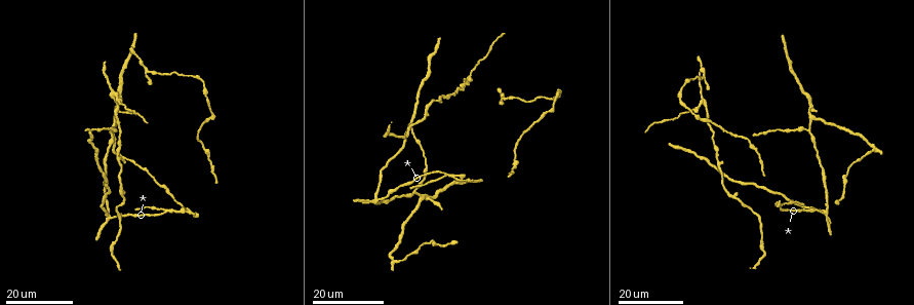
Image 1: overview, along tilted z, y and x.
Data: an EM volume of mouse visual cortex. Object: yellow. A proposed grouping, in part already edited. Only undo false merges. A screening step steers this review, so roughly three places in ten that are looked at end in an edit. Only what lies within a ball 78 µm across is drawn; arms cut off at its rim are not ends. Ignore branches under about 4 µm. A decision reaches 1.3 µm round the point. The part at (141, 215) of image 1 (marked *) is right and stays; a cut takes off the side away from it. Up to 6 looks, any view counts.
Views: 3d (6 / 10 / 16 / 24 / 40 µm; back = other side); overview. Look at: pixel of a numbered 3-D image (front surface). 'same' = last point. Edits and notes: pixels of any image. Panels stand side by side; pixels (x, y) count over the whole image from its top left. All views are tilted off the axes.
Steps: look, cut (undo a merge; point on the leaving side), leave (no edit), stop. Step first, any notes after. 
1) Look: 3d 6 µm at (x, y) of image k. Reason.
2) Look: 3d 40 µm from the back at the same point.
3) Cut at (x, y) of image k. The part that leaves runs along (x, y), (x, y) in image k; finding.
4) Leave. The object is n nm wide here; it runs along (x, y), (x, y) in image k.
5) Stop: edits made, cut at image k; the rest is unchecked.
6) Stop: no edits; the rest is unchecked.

Look: 3d 24 µm at (788, 204) of image 1. Sudden change in width.

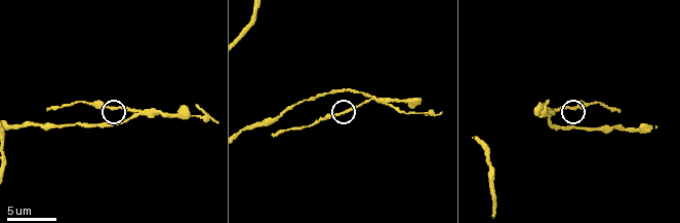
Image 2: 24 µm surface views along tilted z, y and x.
Look: 3d 10 µm at (340, 115) of image 2.

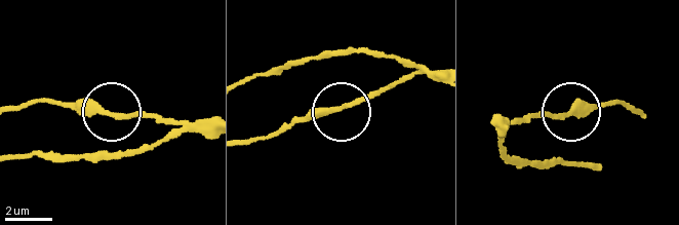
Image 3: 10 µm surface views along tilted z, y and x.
Look: 3d 10 µm from the back at (570, 114) of image 3. Other side.

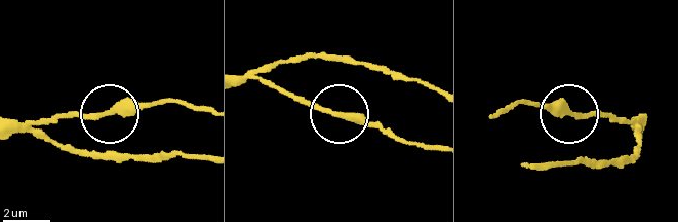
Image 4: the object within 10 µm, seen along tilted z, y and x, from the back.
Leave. The object is 230 nm wide here; it runs along (204, 157), (79, 151), (43, 127), (163, 101) in image 4; one neuron here.

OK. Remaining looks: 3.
Look: 3d 24 µm at (377, 200) of image 1. Thin arm on a thick one.

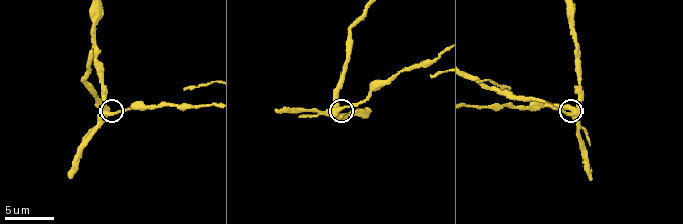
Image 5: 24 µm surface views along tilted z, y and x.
Look: 3d 6 µm at (572, 106) of image 5.

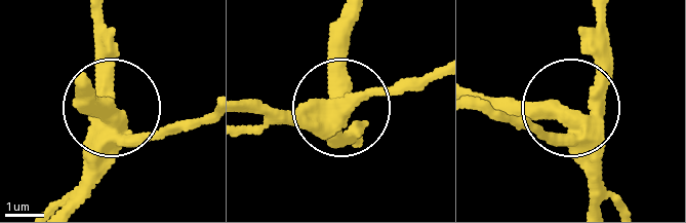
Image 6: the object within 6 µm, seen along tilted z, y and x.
Cut at (333, 73) of image 6. The side arm is 94 µm long; the part that leaves runs along (335, 119), (346, 16) in image 6; a second neuron is stuck on.

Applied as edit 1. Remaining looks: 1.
Stop: edits made, cut at image 6; the rest is unchecked.

